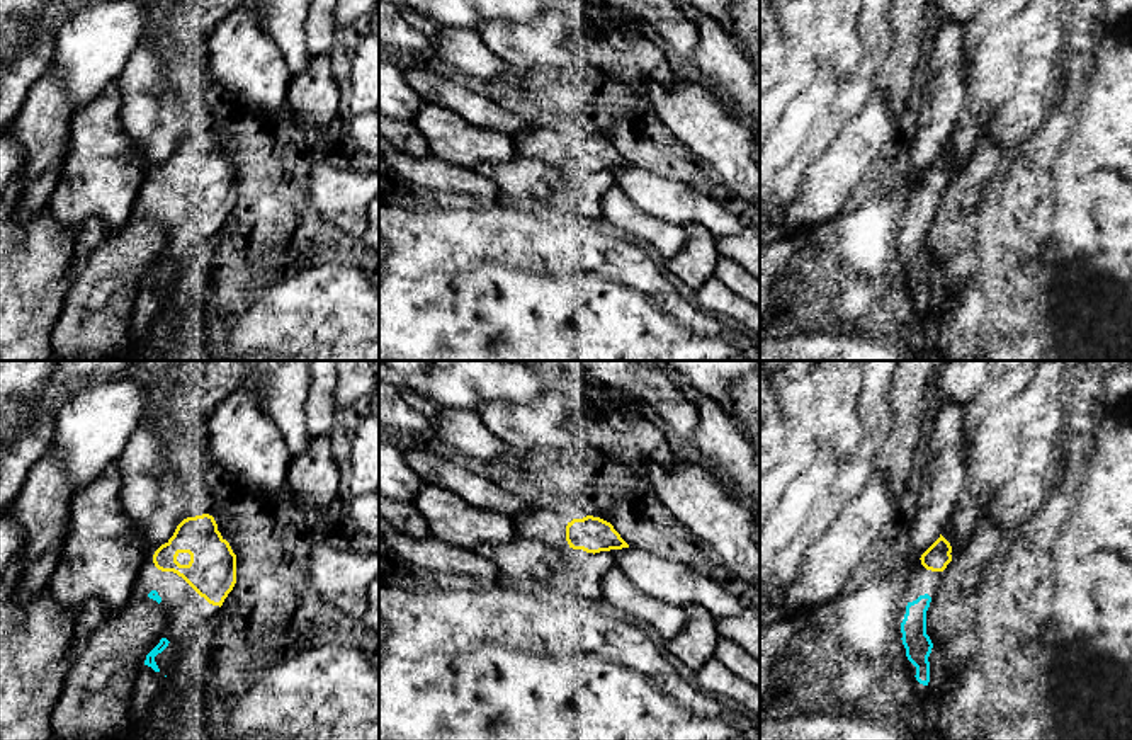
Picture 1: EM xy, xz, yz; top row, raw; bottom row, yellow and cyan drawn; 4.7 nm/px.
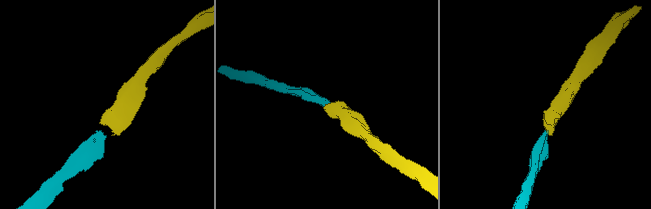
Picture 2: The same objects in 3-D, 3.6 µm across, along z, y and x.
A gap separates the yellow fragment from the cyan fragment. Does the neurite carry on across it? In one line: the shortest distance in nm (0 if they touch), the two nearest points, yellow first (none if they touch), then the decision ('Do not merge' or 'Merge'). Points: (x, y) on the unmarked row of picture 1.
Distance 100 nm. Across: xy (162, 189), (155, 210). Merge

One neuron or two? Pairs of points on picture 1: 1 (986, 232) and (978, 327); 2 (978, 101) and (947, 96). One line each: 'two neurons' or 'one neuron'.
1: one neuron
2: two neurons

